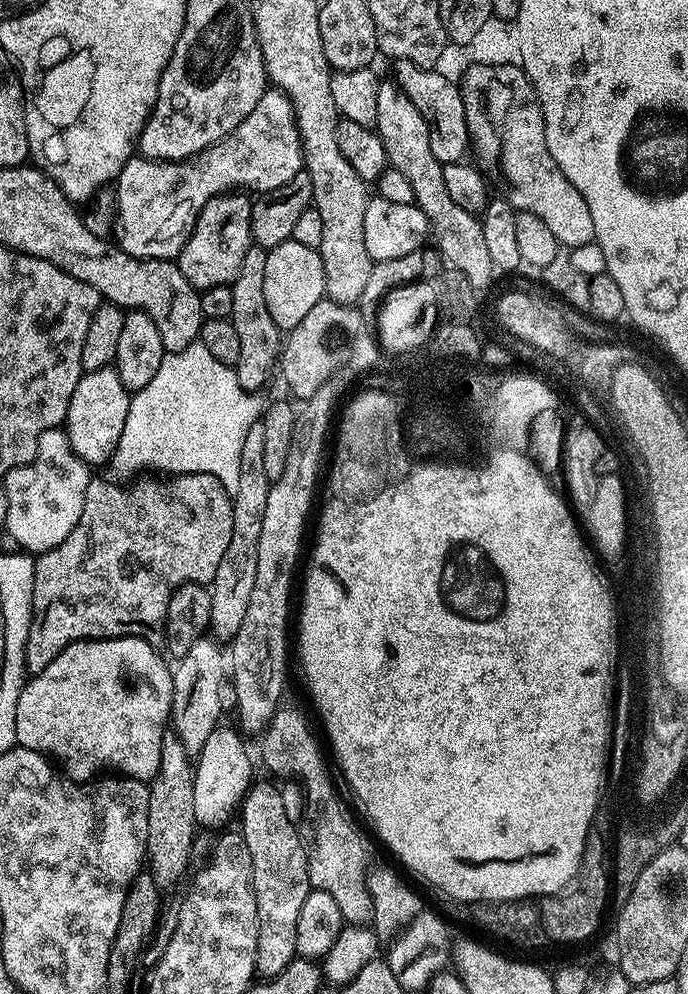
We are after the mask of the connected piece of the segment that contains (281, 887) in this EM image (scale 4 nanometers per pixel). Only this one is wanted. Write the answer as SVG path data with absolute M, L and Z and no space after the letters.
M253 783L245 796L242 805L242 816L244 812L244 828L242 827L242 835L246 846L250 850L250 858L252 859L252 889L256 891L256 909L258 910L258 926L256 927L256 970L255 975L260 978L271 978L282 974L282 970L286 970L286 966L291 960L297 959L296 951L296 931L298 930L298 913L302 911L302 902L306 902L309 892L313 891L312 883L308 877L308 850L306 847L305 837L302 835L301 829L294 825L293 817L286 814L286 806L282 806L282 794L277 785Z

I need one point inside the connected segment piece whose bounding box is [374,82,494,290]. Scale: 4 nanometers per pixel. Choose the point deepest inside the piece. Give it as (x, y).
(405, 136)

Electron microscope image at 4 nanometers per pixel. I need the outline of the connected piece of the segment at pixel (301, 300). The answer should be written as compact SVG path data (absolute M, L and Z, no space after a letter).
M293 239L278 242L278 246L268 249L268 257L266 258L266 307L270 309L270 318L274 318L278 327L282 330L291 330L294 326L298 326L298 322L302 322L302 318L306 318L306 314L310 314L310 309L318 306L318 302L325 299L325 296L324 267L317 249L302 246L302 242Z

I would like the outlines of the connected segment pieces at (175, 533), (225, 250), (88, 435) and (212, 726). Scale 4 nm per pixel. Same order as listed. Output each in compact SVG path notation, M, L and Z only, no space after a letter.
M182 472L164 479L168 480L140 480L129 488L112 480L89 479L78 526L57 548L45 548L35 557L32 621L26 644L29 673L46 670L76 640L122 640L129 636L163 649L166 610L174 590L183 584L211 585L234 530L232 496L214 474Z
M225 194L206 202L178 257L182 274L186 274L186 282L190 282L190 286L203 290L223 284L230 286L236 281L238 270L242 270L242 258L246 258L246 250L253 247L251 217L252 200L247 195Z
M115 367L84 372L78 386L74 386L66 421L68 441L74 454L78 454L78 458L89 466L104 464L108 459L113 459L129 410L130 393L126 386L122 386L122 378L118 378Z
M201 638L186 650L184 656L175 661L172 668L172 715L170 717L171 731L175 732L189 758L200 755L202 746L206 746L206 738L214 734L221 723L220 711L224 708L224 688L226 692L226 656L220 653L221 645L212 638Z

